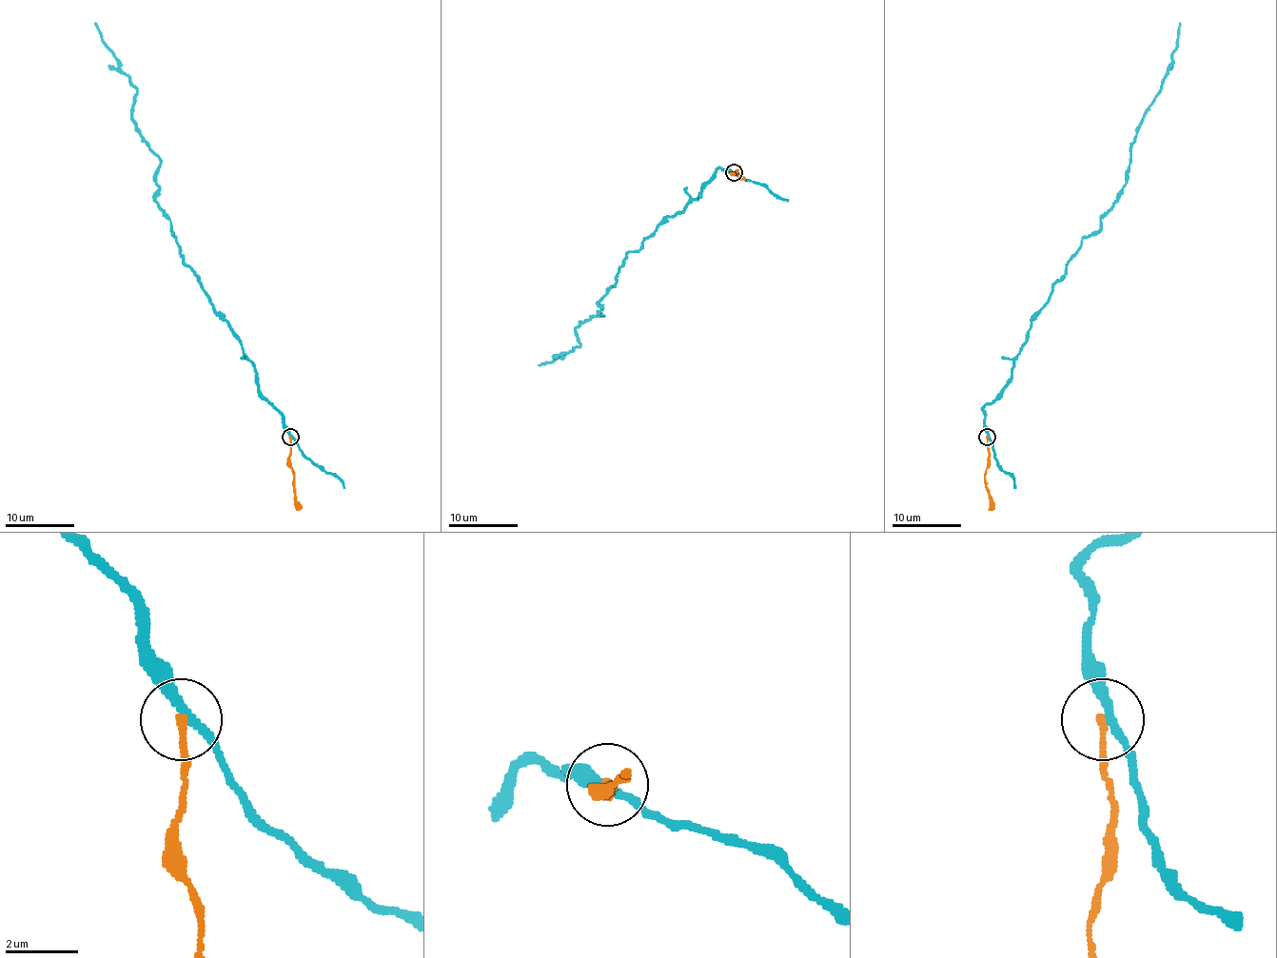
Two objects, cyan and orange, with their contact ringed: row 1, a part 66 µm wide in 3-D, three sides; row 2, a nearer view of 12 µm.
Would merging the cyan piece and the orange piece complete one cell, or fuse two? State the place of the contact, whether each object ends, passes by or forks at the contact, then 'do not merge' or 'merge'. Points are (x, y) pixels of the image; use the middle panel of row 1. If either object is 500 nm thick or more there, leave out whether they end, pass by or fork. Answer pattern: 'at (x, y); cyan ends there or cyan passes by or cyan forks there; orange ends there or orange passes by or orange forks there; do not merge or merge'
at (734, 172); cyan passes by; orange ends there; do not merge

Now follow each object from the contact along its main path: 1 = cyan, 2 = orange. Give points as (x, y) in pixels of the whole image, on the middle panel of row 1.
1: (733, 174), (717, 168), (697, 198), (626, 255), (599, 302), (603, 315), (576, 329), (579, 344), (539, 365)
2: (733, 172), (736, 170), (745, 179)

